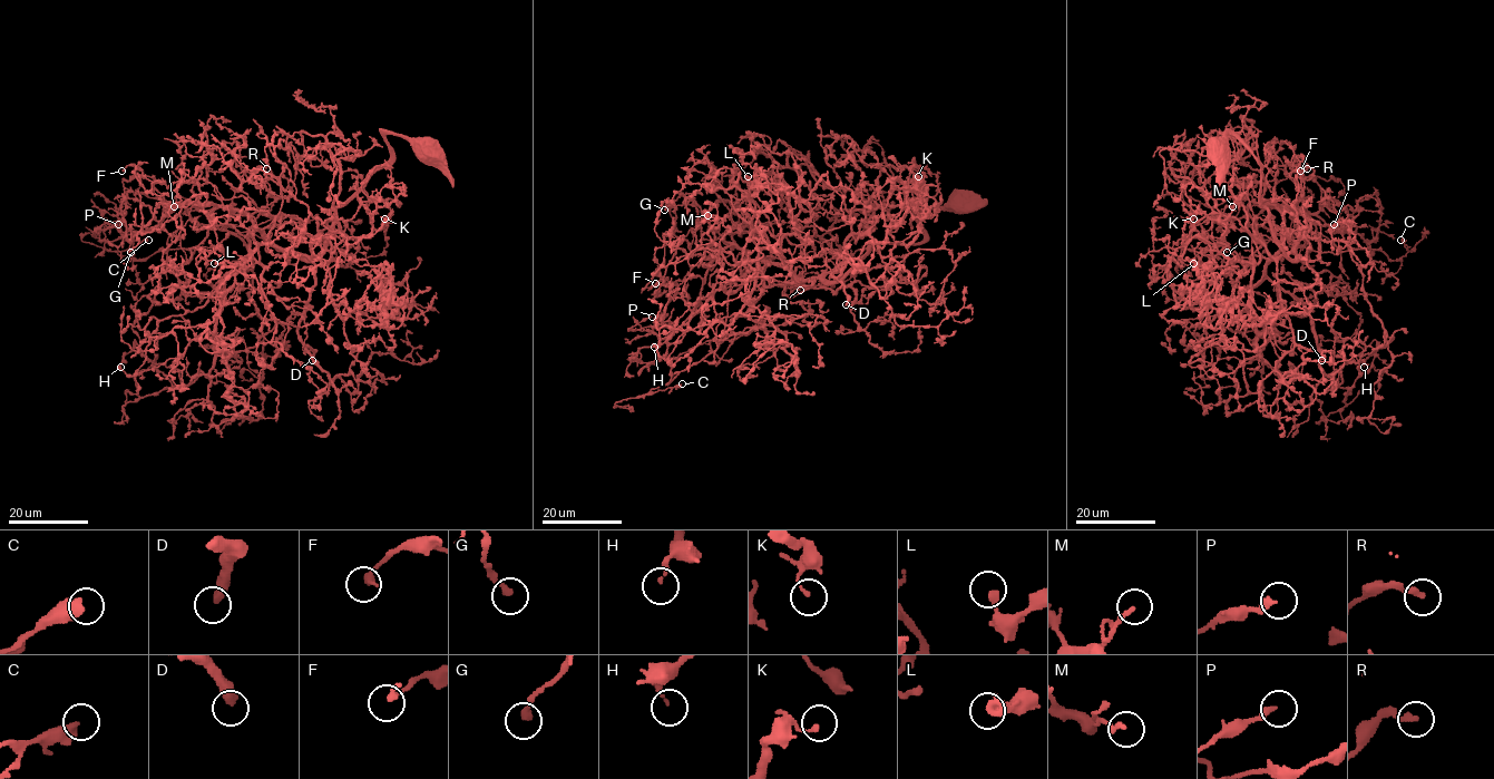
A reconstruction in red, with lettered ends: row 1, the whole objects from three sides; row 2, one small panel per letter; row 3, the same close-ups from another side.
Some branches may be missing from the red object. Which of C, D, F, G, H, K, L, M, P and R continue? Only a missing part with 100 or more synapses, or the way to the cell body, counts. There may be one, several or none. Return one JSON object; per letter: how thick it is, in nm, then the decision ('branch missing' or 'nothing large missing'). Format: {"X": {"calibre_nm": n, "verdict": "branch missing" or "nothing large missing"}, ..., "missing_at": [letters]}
{"C": {"calibre_nm": 480, "verdict": "nothing large missing"}, "D": {"calibre_nm": 380, "verdict": "branch missing"}, "F": {"calibre_nm": 260, "verdict": "nothing large missing"}, "G": {"calibre_nm": 280, "verdict": "nothing large missing"}, "H": {"calibre_nm": 160, "verdict": "nothing large missing"}, "K": {"calibre_nm": 150, "verdict": "nothing large missing"}, "L": {"calibre_nm": 280, "verdict": "nothing large missing"}, "M": {"calibre_nm": 190, "verdict": "nothing large missing"}, "P": {"calibre_nm": 260, "verdict": "nothing large missing"}, "R": {"calibre_nm": 240, "verdict": "nothing large missing"}, "missing_at": ["D"]}

